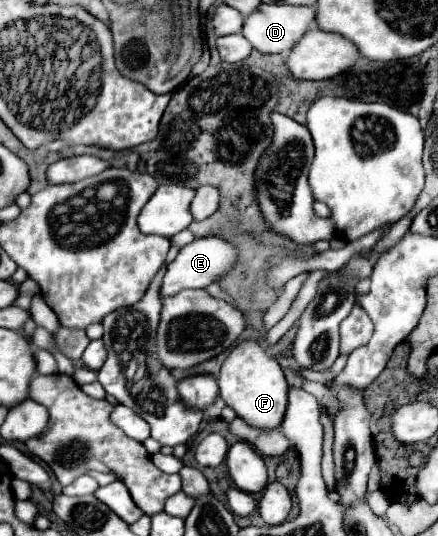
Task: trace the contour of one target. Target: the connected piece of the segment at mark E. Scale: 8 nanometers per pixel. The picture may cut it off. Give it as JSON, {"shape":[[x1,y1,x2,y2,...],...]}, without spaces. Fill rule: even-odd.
{"shape":[[205,237,205,239,195,239,193,243,181,247,179,255,175,257,173,263,167,265,167,273,161,283,161,297,171,297,183,289,201,289,211,285,213,281,221,279,237,261,237,251,231,243,219,237]]}

